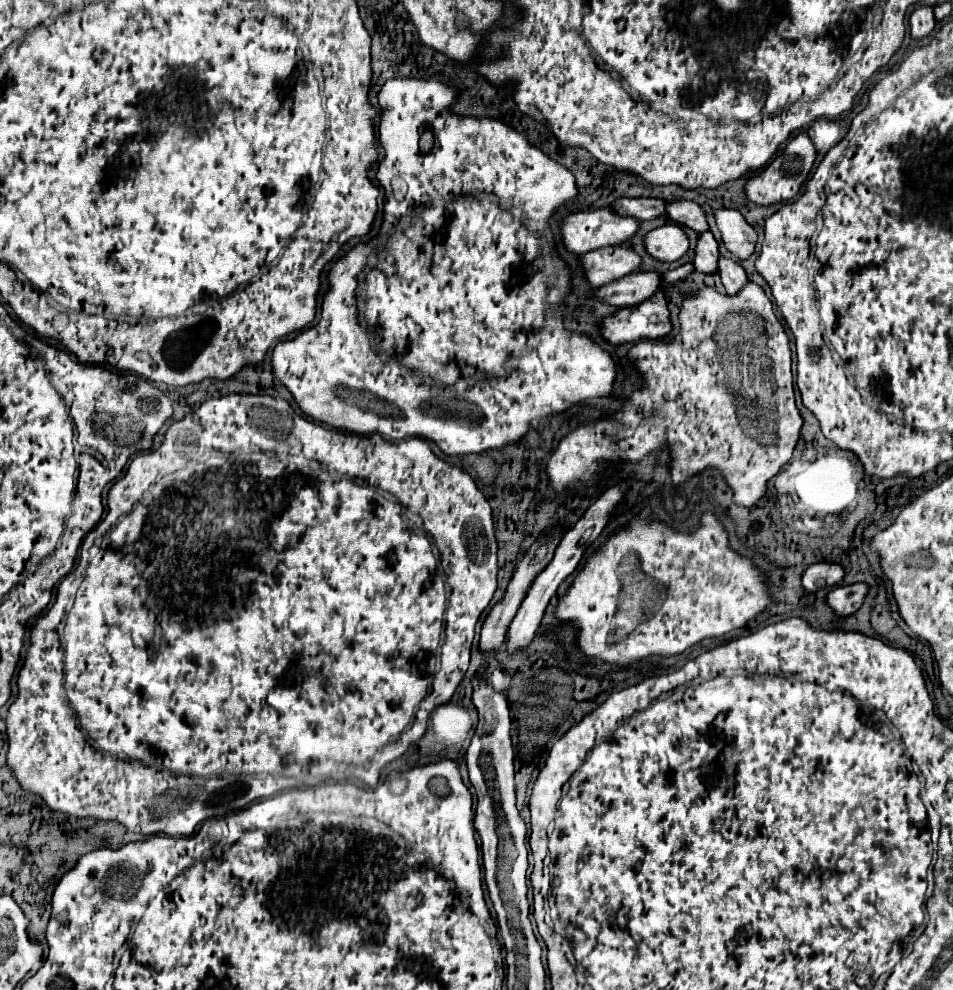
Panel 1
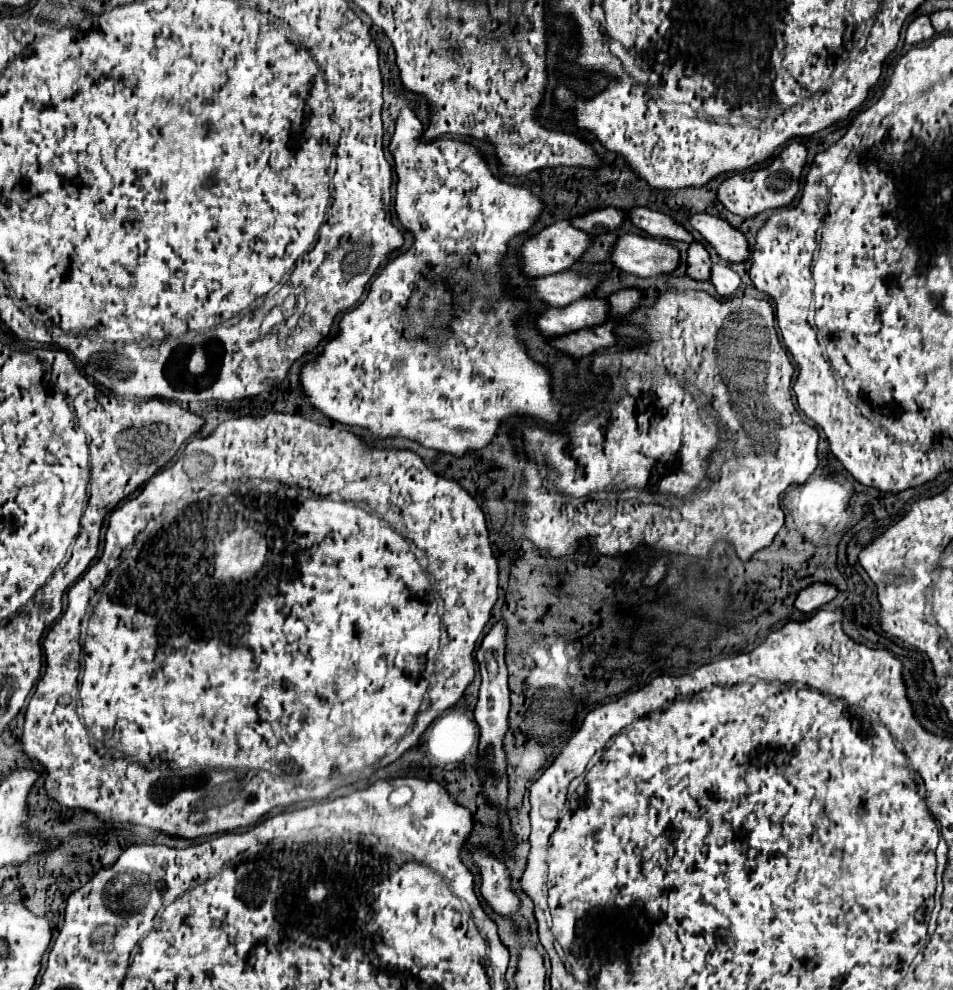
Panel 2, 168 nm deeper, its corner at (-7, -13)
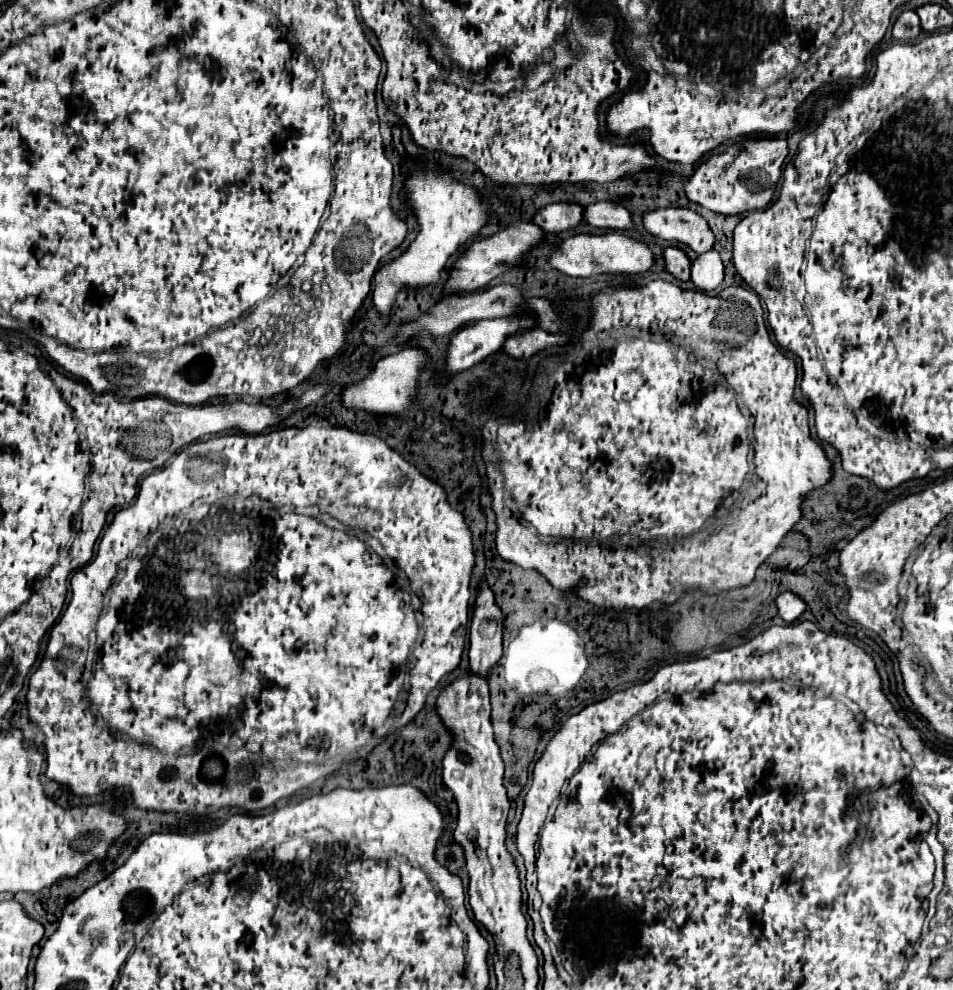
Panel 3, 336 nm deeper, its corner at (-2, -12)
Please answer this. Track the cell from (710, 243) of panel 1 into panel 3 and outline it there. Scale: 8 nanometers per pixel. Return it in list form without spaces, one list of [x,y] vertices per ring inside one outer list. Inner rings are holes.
[[[669,246],[665,248],[663,252],[663,260],[665,260],[665,270],[669,274],[673,274],[677,280],[689,280],[689,268],[691,268],[691,262],[689,258],[685,256],[683,250],[675,248],[675,246]]]

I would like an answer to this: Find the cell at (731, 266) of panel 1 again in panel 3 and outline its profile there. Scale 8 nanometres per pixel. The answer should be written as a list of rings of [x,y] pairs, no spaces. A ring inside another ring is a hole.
[[[717,250],[699,254],[691,264],[691,282],[701,290],[715,290],[723,282],[723,262]]]

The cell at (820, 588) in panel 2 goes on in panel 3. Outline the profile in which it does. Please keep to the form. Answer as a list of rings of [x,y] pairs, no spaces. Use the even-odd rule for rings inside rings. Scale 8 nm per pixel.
[[[783,592],[775,598],[775,604],[777,604],[777,616],[783,618],[785,622],[795,622],[803,612],[805,612],[805,602],[795,596],[793,592]]]

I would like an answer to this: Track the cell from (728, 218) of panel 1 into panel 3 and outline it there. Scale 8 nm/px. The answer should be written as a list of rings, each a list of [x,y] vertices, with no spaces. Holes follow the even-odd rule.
[[[689,208],[649,210],[643,214],[643,226],[651,236],[685,244],[697,254],[711,250],[715,242],[715,236],[705,224],[705,218]]]

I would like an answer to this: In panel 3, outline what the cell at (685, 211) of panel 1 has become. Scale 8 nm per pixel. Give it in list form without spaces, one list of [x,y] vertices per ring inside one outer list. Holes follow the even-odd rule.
[[[595,202],[583,208],[583,222],[599,230],[627,230],[631,228],[631,214],[615,202]]]

